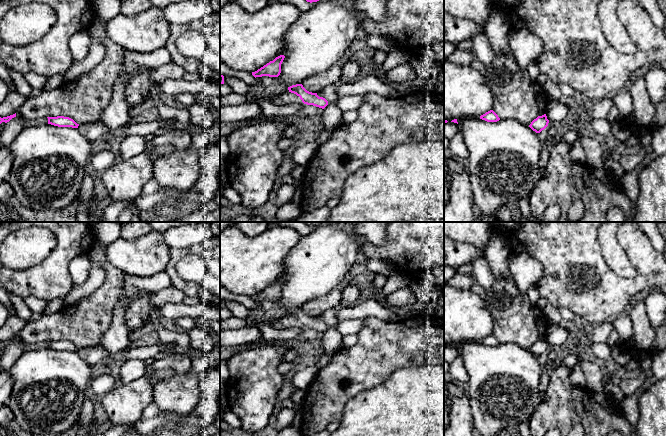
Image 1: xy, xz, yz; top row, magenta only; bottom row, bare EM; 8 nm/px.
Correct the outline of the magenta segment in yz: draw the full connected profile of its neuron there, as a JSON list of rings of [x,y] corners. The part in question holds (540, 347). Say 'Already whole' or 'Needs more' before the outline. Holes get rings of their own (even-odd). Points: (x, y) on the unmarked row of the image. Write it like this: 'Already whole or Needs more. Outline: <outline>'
Already whole. Outline: [[[544,338],[534,343],[529,349],[529,351],[536,357],[540,357],[548,350],[548,347],[549,347],[549,344],[547,343],[546,338]]]

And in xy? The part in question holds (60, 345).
Already whole. Outline: [[[64,340],[57,341],[47,341],[48,348],[58,350],[58,351],[72,351],[78,352],[79,348],[77,348],[73,343]]]

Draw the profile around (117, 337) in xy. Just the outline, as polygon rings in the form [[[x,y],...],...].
[[[165,272],[153,276],[141,277],[127,274],[124,278],[124,290],[116,303],[111,325],[103,335],[102,346],[108,352],[117,352],[130,346],[133,336],[124,322],[126,308],[138,297],[151,294],[171,286],[171,279]]]

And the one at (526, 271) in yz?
[[[509,252],[507,262],[519,291],[523,293],[526,293],[530,286],[536,285],[544,273],[543,266],[526,253]]]

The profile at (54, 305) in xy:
[[[65,297],[53,299],[47,303],[41,315],[48,315],[48,314],[55,313],[61,310],[64,307],[64,305],[65,305]]]

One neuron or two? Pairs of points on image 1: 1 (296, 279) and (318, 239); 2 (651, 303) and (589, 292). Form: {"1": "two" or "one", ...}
{"1": "one", "2": "two"}

